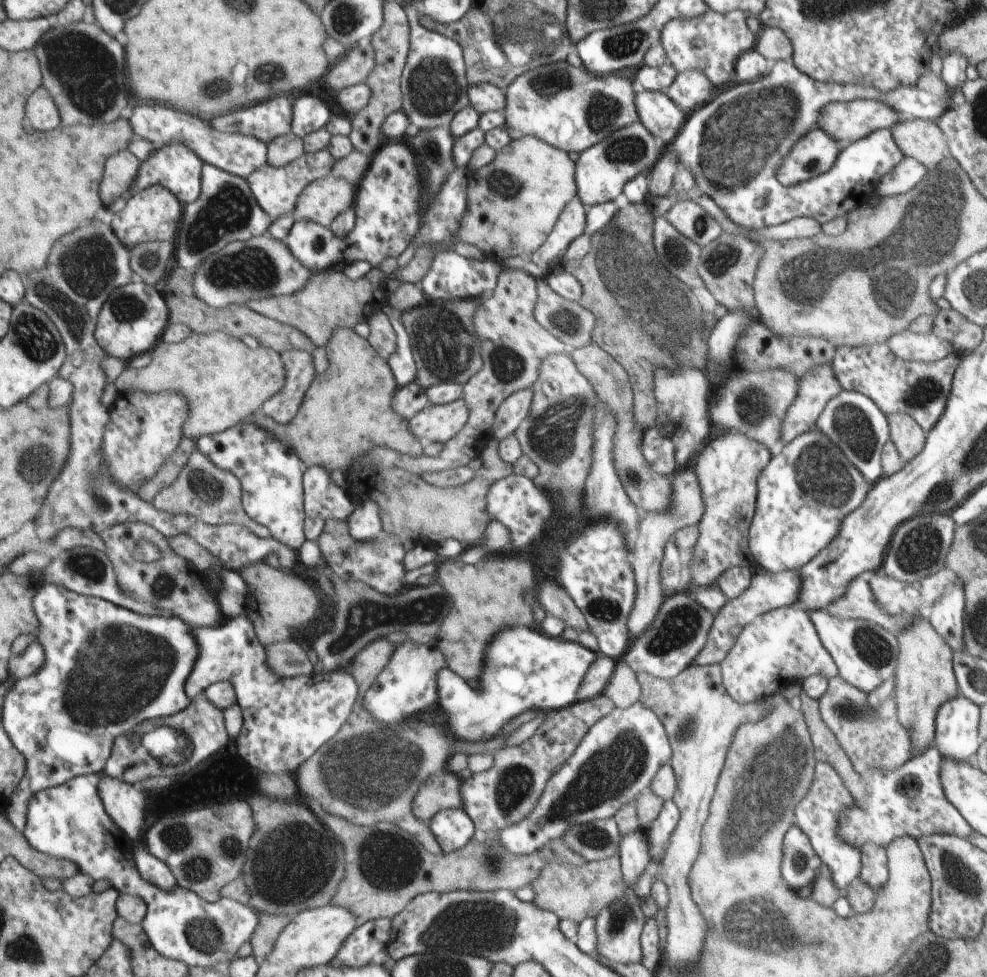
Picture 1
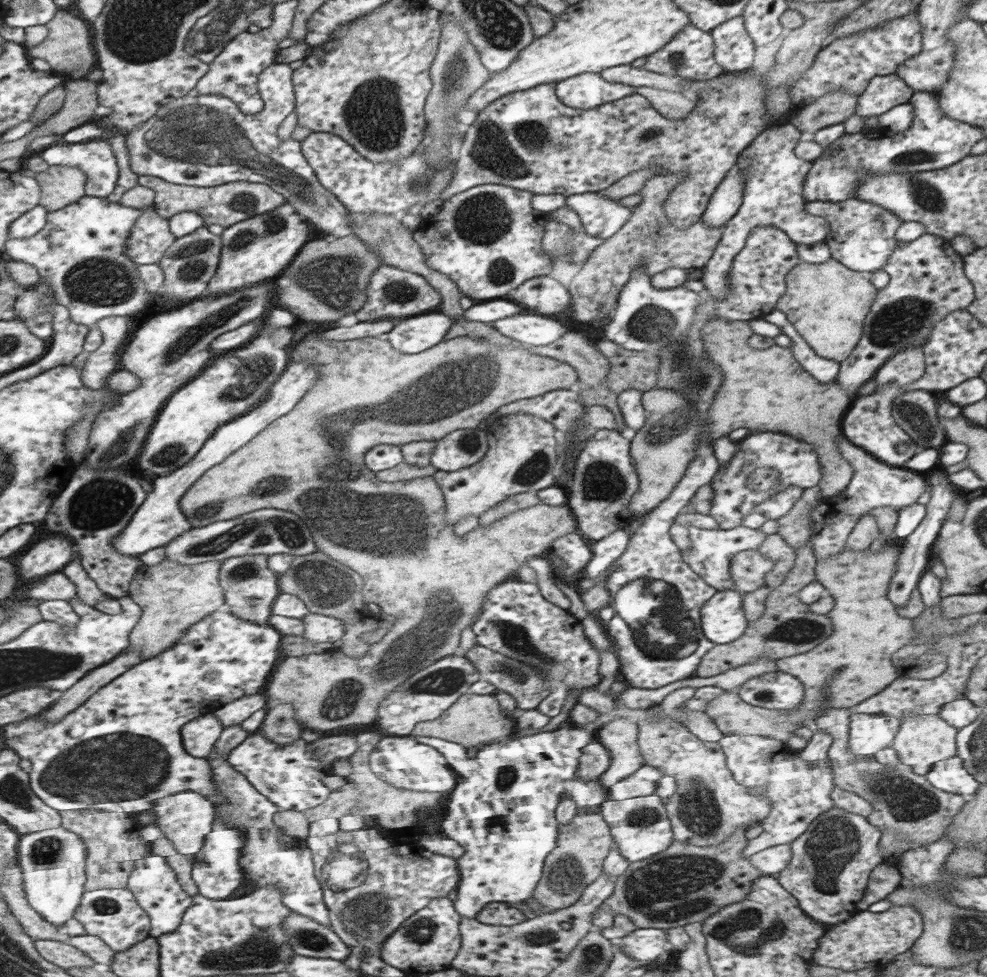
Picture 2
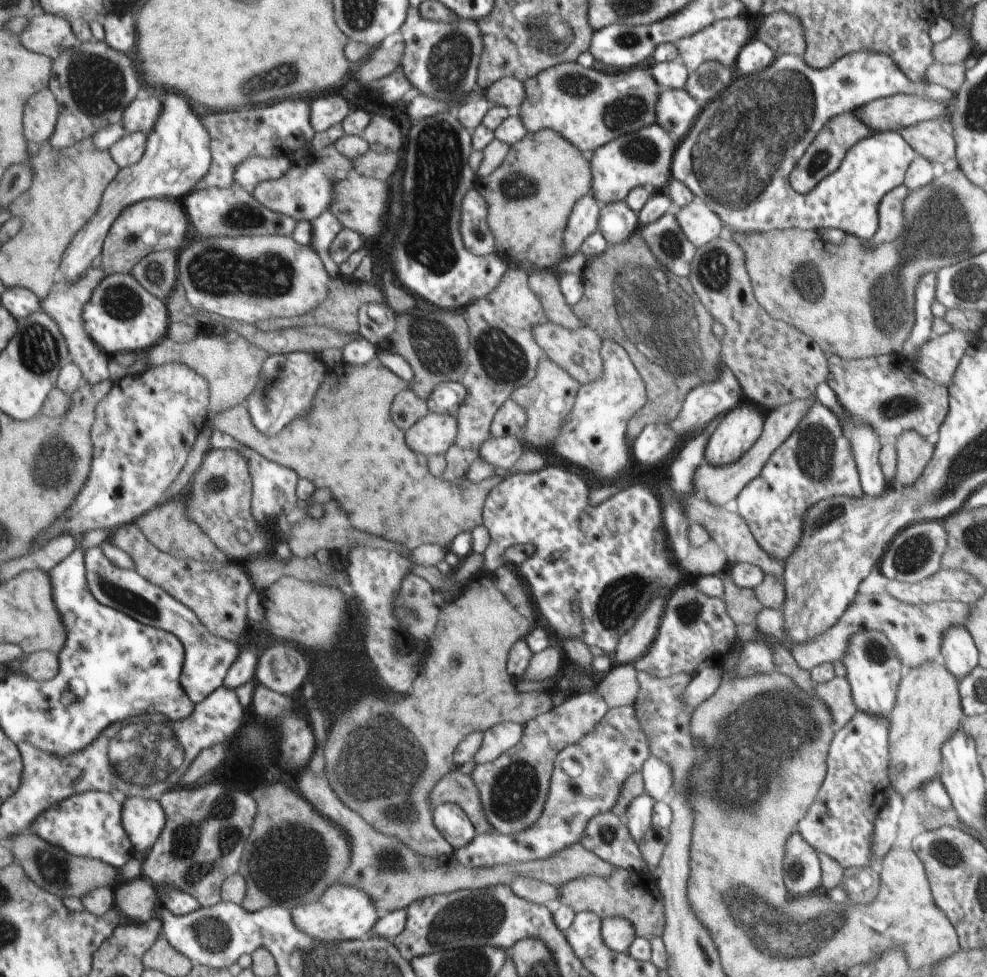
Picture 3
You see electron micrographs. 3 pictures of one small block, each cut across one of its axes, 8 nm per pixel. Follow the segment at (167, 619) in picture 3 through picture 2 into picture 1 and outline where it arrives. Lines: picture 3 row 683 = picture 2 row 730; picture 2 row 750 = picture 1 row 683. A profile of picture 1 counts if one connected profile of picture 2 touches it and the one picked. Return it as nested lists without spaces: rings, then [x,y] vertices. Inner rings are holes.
[[[247,614],[221,628],[193,626],[193,630],[201,654],[187,682],[187,694],[195,700],[213,684],[233,684],[235,702],[245,716],[243,732],[237,738],[237,750],[239,758],[243,758],[249,766],[263,772],[295,774],[307,758],[339,734],[347,718],[353,714],[357,686],[351,672],[313,672],[311,676],[297,678],[283,678],[275,674],[269,664],[267,646],[261,642]]]

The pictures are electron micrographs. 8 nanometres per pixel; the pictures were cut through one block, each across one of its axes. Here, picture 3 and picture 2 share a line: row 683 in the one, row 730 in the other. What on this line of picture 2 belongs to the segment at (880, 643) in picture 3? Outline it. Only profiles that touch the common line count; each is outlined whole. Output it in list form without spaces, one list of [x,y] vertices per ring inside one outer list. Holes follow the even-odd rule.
[[[851,714],[849,752],[861,758],[873,758],[881,748],[891,748],[901,722],[891,716]]]

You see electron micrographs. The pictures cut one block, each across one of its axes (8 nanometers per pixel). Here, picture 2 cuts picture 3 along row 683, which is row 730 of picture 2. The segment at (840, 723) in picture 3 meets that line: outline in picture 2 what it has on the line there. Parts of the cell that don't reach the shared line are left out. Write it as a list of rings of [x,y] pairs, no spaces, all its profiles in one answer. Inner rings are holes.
[[[831,706],[831,708],[817,712],[815,716],[815,726],[819,730],[829,732],[833,738],[833,744],[827,756],[831,758],[831,764],[835,770],[835,786],[849,790],[871,802],[873,810],[871,810],[871,816],[867,816],[867,822],[881,828],[879,852],[883,856],[883,864],[897,868],[903,854],[941,840],[945,828],[963,810],[967,798],[933,788],[925,776],[887,776],[889,772],[887,764],[879,764],[879,760],[875,758],[855,756],[853,752],[849,752],[849,746],[847,746],[849,744],[849,722],[851,722],[849,708]],[[893,830],[905,832],[905,840],[895,840],[891,836]]]

